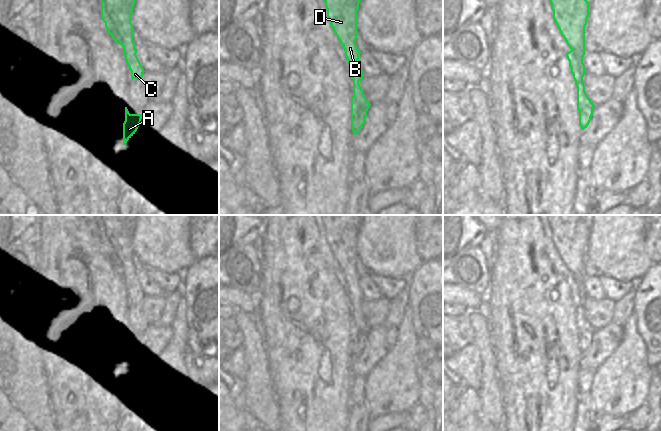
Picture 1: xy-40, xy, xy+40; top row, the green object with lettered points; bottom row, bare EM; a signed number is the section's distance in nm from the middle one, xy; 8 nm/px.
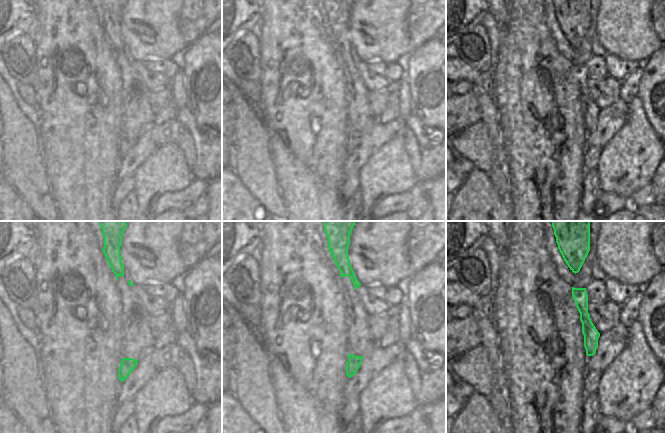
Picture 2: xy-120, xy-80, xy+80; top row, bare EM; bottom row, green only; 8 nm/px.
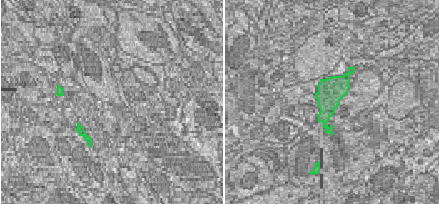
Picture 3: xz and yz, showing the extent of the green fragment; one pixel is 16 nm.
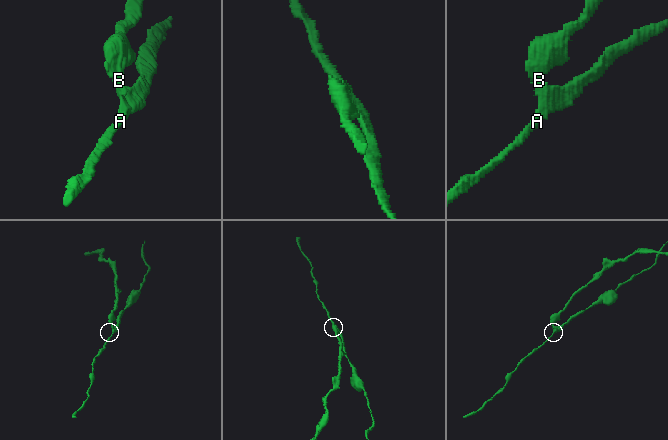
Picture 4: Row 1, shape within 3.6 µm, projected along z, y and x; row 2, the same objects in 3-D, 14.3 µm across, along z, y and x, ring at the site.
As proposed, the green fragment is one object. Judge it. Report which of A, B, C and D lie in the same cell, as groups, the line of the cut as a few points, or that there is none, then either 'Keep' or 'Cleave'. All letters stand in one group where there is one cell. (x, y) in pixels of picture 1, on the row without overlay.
Groups: A C / B D. Split along xy+40 (571, 273), (576, 281), (582, 282). Cleave

